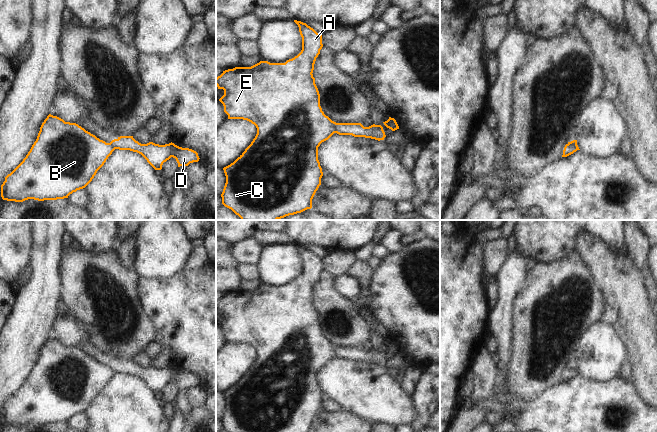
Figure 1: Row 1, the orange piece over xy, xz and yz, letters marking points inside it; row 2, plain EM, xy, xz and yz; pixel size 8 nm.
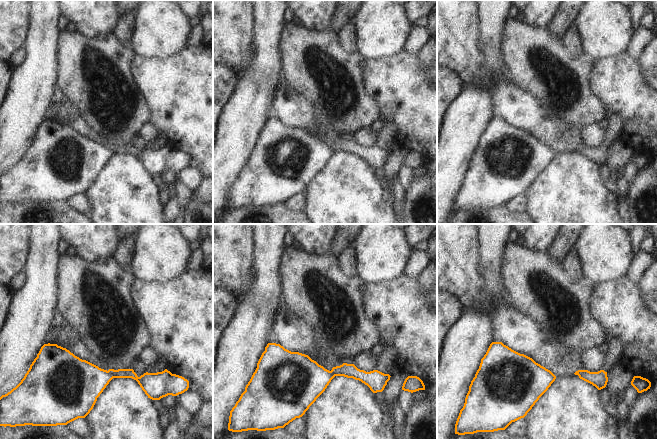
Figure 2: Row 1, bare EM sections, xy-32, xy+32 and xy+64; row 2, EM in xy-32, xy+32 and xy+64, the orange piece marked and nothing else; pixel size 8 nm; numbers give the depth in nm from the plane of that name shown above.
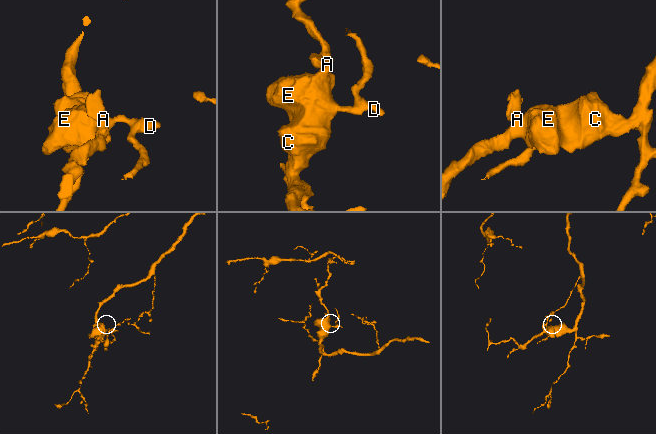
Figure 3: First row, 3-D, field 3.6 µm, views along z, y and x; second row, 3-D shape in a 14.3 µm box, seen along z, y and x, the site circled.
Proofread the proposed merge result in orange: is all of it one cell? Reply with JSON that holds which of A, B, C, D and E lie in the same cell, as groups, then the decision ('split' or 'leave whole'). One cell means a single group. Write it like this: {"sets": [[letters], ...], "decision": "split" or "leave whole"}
{"sets": [["A", "B", "C", "E"], ["D"]], "decision": "split"}

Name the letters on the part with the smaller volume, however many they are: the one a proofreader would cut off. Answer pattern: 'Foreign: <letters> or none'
Foreign: D

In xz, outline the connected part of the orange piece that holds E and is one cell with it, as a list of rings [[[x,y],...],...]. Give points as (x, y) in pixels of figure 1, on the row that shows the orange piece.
[[[294,20],[302,37],[302,50],[285,63],[260,61],[251,67],[235,67],[223,71],[216,78],[218,89],[224,90],[219,101],[228,119],[243,119],[257,128],[257,134],[245,151],[230,165],[223,168],[226,183],[221,194],[222,204],[241,220],[278,220],[312,208],[312,199],[321,185],[323,176],[318,160],[318,147],[334,133],[336,122],[324,114],[313,70],[323,47],[322,35],[306,23]]]

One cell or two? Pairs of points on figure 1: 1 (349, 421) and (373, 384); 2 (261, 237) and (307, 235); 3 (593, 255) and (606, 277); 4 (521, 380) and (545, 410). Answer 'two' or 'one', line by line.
1: two
2: two
3: one
4: two

